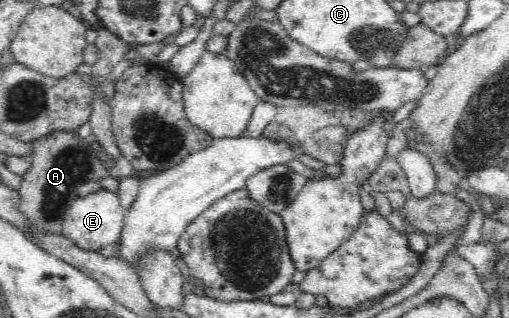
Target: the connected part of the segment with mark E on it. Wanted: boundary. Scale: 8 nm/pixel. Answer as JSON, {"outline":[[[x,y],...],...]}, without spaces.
{"outline":[[[103,189],[84,198],[79,197],[70,205],[63,223],[63,236],[80,251],[98,253],[103,248],[114,247],[119,243],[124,216],[125,209],[119,196]]]}

